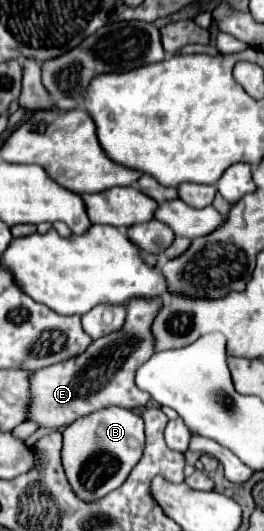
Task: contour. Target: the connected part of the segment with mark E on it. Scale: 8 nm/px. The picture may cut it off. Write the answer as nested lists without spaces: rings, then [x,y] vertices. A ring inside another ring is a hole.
[[[130,298],[126,302],[126,320],[122,330],[94,340],[84,352],[54,366],[30,374],[30,406],[28,418],[40,428],[64,428],[76,418],[106,406],[140,408],[146,406],[150,396],[134,384],[136,368],[154,354],[152,322],[164,298]],[[106,380],[106,382],[104,382]]]

